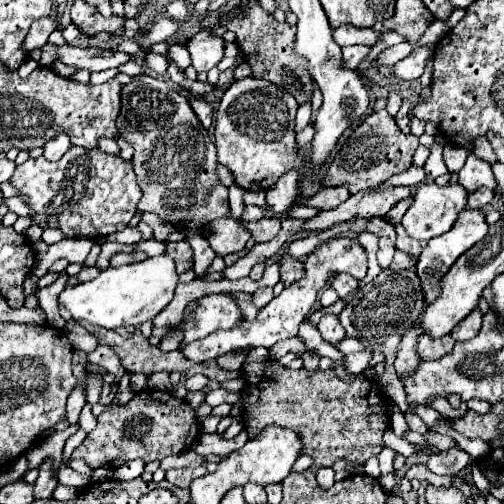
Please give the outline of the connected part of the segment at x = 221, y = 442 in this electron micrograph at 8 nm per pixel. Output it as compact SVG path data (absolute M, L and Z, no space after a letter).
M243 429L234 439L224 439L217 433L200 434L192 449L202 456L214 453L217 455L230 455L238 451L248 441L246 430Z

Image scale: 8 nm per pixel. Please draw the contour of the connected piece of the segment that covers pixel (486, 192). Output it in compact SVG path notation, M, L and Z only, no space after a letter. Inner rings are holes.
M480 187L476 193L470 193L470 195L468 195L466 207L468 207L468 209L482 209L482 207L486 207L492 199L494 199L494 191L492 191L492 189L486 189L486 187Z

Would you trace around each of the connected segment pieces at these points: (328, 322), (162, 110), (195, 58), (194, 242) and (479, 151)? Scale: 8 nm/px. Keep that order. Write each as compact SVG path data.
M324 315L322 319L320 319L320 323L318 323L318 331L322 333L322 337L324 337L324 341L328 341L328 343L332 343L332 345L336 345L336 343L340 343L342 339L344 339L344 327L340 325L340 321L338 321L338 317L336 315Z
M150 75L134 77L134 81L130 85L124 85L122 89L122 111L116 125L120 127L120 135L128 139L128 143L134 147L132 165L134 165L138 185L144 191L138 203L138 211L150 211L174 227L192 227L192 229L204 227L206 223L228 215L230 211L228 201L226 203L222 201L222 195L228 195L228 189L220 185L214 173L216 157L200 153L204 141L210 145L212 141L208 137L208 131L202 127L196 113L188 105L188 99L180 95L176 85L172 85L168 79L162 77L150 77Z
M198 31L188 43L188 51L196 71L210 71L224 57L224 41L208 31Z
M190 235L188 243L194 249L194 273L196 273L196 277L204 277L216 255L210 249L206 237L202 237L202 235Z
M486 136L477 137L474 141L474 154L478 155L480 159L486 159L488 163L494 163L494 151Z

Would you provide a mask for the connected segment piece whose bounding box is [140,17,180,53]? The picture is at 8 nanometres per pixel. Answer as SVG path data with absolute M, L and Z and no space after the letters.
M168 17L156 21L154 27L140 39L140 51L142 51L142 53L148 53L148 51L152 49L152 45L168 41L178 29L180 29L180 23L176 23L176 21L168 19Z

